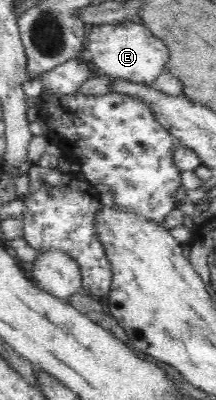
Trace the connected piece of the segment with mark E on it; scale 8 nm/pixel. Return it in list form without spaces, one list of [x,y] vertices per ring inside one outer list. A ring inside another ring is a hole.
[[[125,21],[116,24],[92,25],[85,45],[89,59],[102,73],[133,83],[150,85],[166,71],[170,53],[167,44],[155,37],[145,24]]]

